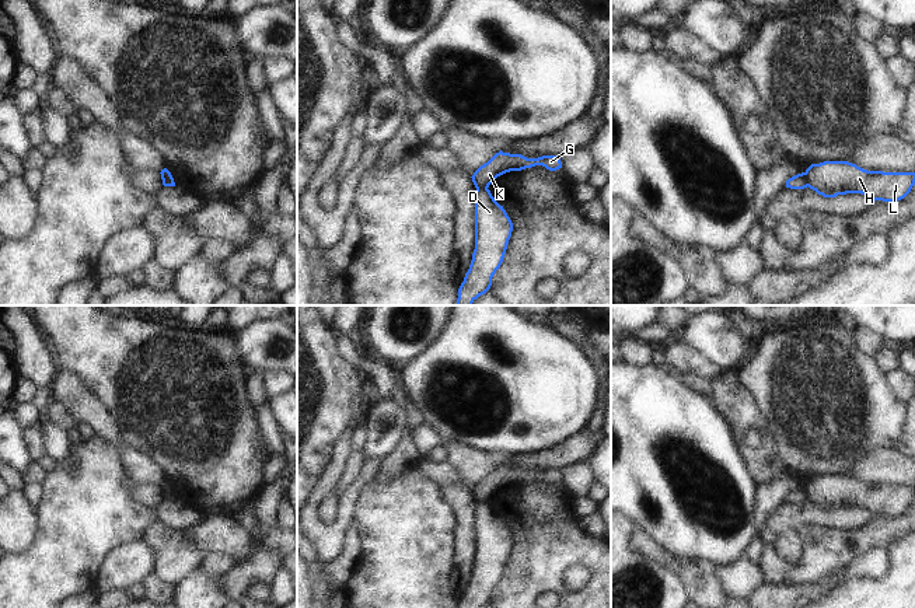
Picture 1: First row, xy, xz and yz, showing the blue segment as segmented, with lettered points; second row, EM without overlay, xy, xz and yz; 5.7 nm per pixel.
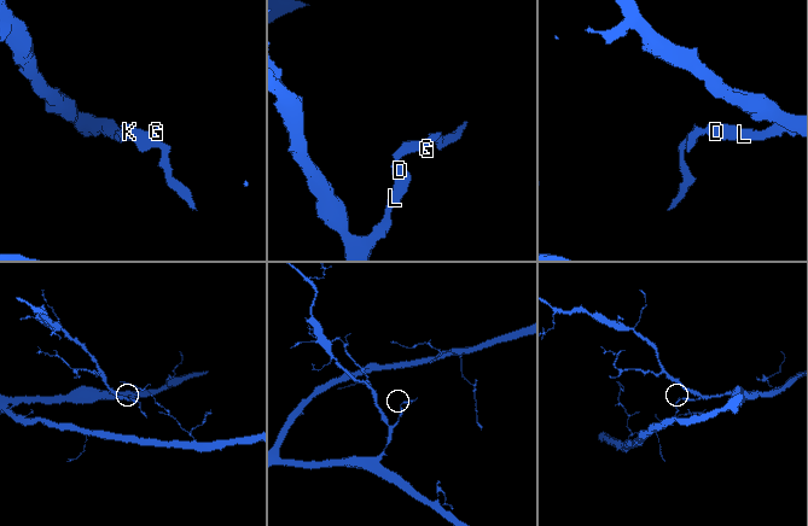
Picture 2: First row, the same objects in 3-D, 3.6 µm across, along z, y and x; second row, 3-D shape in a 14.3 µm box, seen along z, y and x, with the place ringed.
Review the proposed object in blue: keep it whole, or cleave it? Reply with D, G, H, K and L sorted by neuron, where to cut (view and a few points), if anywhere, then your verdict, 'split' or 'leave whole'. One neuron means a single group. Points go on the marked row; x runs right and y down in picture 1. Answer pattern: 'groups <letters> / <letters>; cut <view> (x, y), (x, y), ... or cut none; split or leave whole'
groups D H L / G K; cut yz (803, 173), (809, 185); split

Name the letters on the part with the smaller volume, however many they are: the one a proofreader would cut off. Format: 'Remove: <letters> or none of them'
Remove: G, K

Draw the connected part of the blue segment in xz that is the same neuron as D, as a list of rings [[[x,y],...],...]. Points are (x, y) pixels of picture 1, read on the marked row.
[[[488,188],[475,191],[475,249],[464,282],[458,289],[457,305],[472,305],[472,303],[485,294],[492,286],[492,277],[500,268],[509,240],[511,237],[513,223],[503,206],[492,196]]]

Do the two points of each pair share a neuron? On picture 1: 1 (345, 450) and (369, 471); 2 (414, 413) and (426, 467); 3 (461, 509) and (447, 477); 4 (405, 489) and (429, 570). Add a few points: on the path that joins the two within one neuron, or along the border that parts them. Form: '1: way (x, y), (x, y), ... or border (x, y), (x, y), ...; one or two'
1: way (327, 486), (315, 519), (335, 527), (348, 507); one
2: border (421, 456), (412, 468); two
3: border (454, 482), (440, 486); two
4: way (405, 509), (409, 551); one

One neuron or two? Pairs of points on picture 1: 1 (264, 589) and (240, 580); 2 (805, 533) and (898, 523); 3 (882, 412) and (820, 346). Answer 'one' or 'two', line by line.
1: two
2: one
3: one

